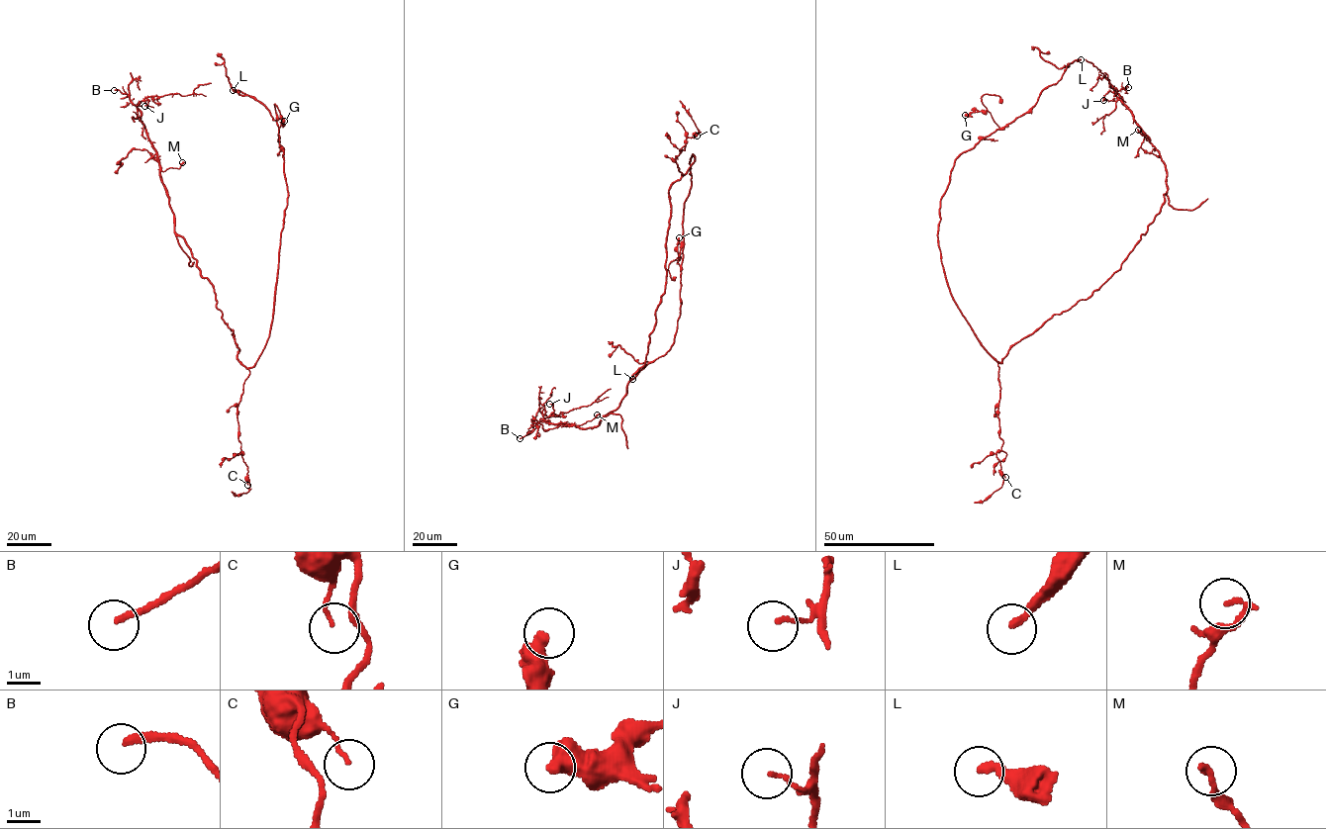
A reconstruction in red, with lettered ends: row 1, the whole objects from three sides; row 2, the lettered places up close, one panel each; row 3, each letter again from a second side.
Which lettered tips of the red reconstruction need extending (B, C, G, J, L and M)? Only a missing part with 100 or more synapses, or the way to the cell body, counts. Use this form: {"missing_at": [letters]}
{"missing_at": ["L"]}

